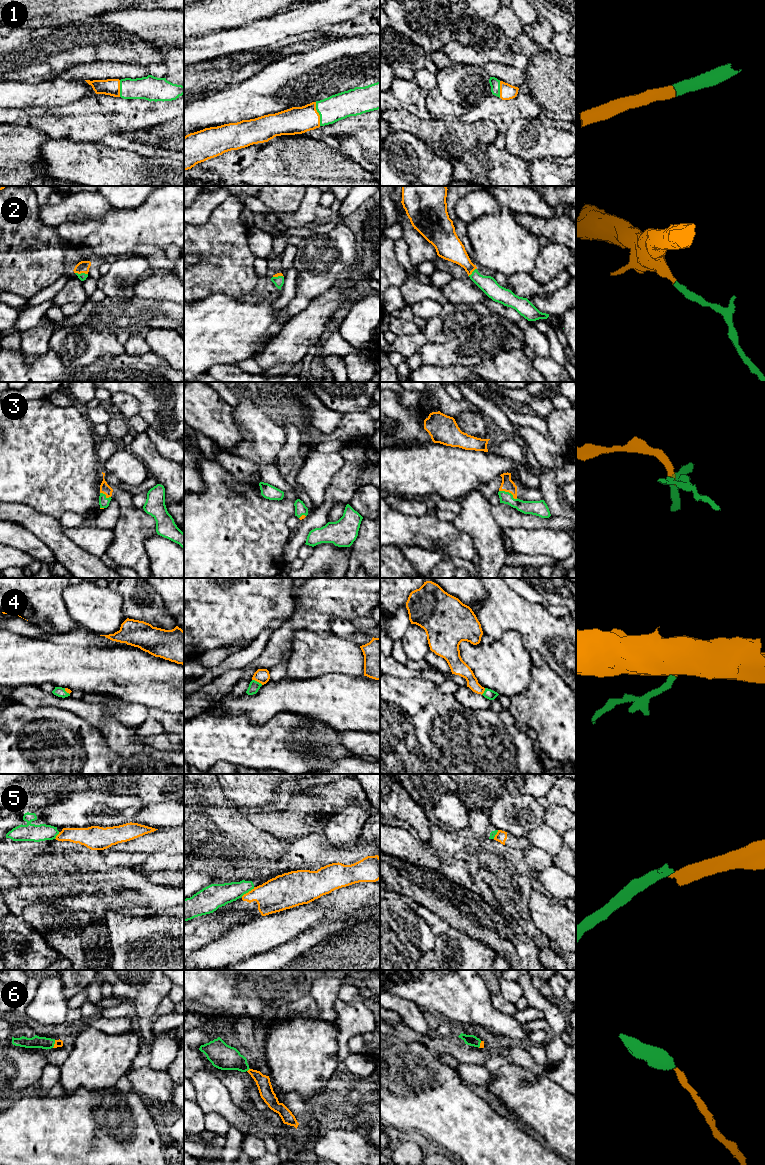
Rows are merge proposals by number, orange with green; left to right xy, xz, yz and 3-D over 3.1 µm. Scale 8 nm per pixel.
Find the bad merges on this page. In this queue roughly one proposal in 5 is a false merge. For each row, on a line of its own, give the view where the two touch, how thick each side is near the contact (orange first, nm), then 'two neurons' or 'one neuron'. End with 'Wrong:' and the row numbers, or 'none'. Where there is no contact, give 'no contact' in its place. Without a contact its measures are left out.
1: meets orange in xz; 220 nm thick on the orange side, 200 nm on the other; one neuron
2: meets orange in xy; 100 nm thick on the orange side, 60 nm on the other; one neuron
3: meets orange in yz; 110 nm thick on the orange side, 110 nm on the other; one neuron
4: meets orange in xz; 120 nm thick on the orange side, 90 nm on the other; one neuron
5: meets orange in xz; 280 nm thick on the orange side, 190 nm on the other; two neurons
6: meets orange in xy; 60 nm thick on the orange side, 100 nm on the other; one neuron
Wrong: 5

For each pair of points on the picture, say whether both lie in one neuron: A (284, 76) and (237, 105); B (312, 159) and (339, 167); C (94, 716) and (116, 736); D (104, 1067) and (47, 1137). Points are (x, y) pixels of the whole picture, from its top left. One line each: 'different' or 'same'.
A: same
B: same
C: same
D: different

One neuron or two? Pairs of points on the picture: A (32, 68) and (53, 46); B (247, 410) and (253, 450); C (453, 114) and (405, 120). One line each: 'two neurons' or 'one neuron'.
A: one neuron
B: one neuron
C: two neurons

